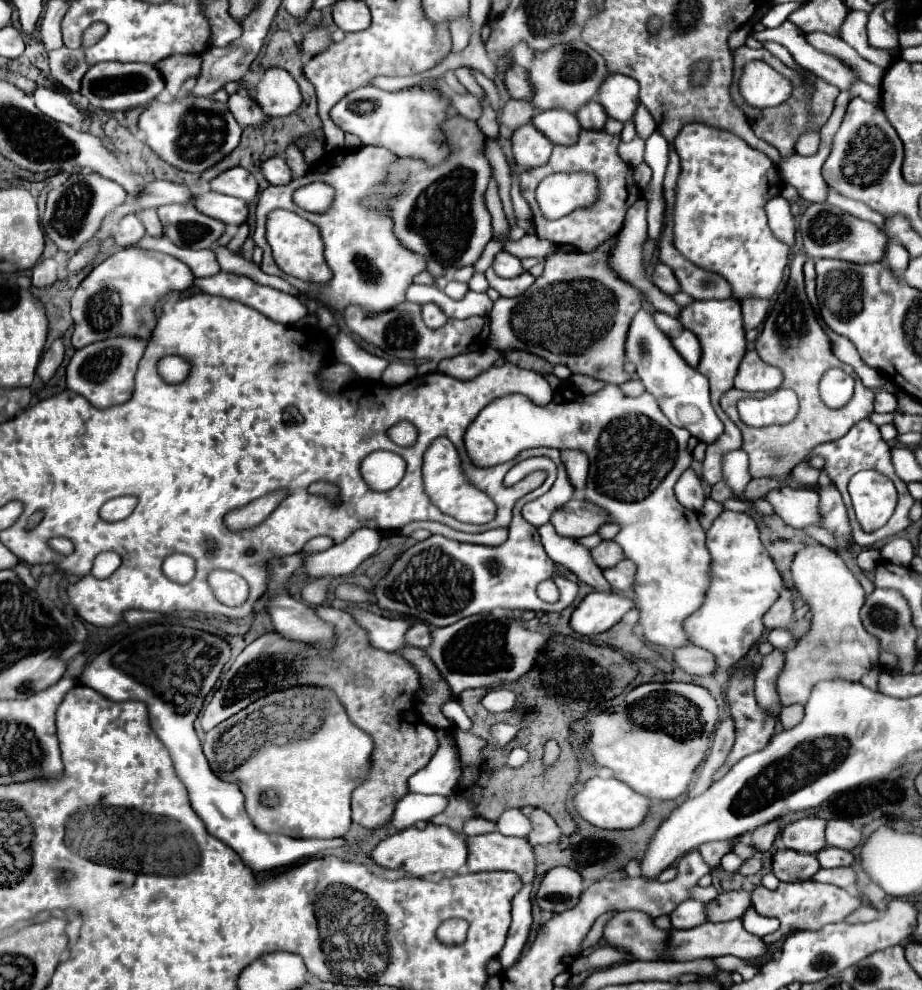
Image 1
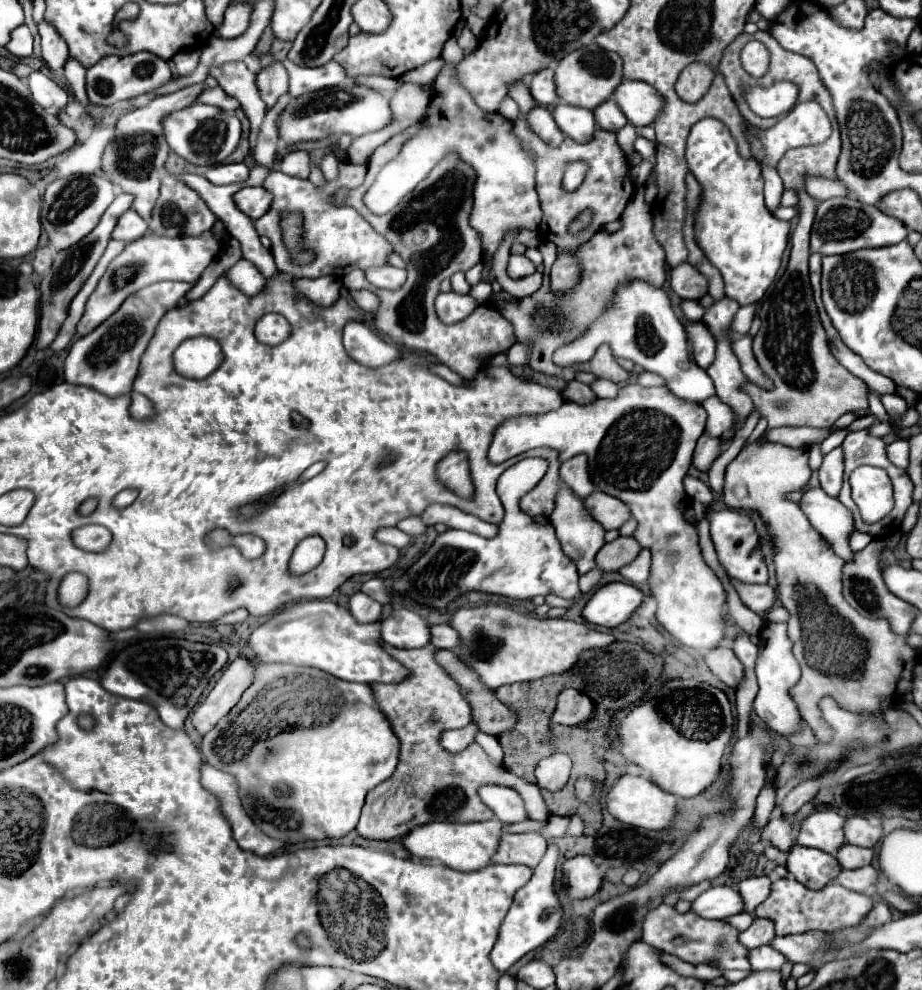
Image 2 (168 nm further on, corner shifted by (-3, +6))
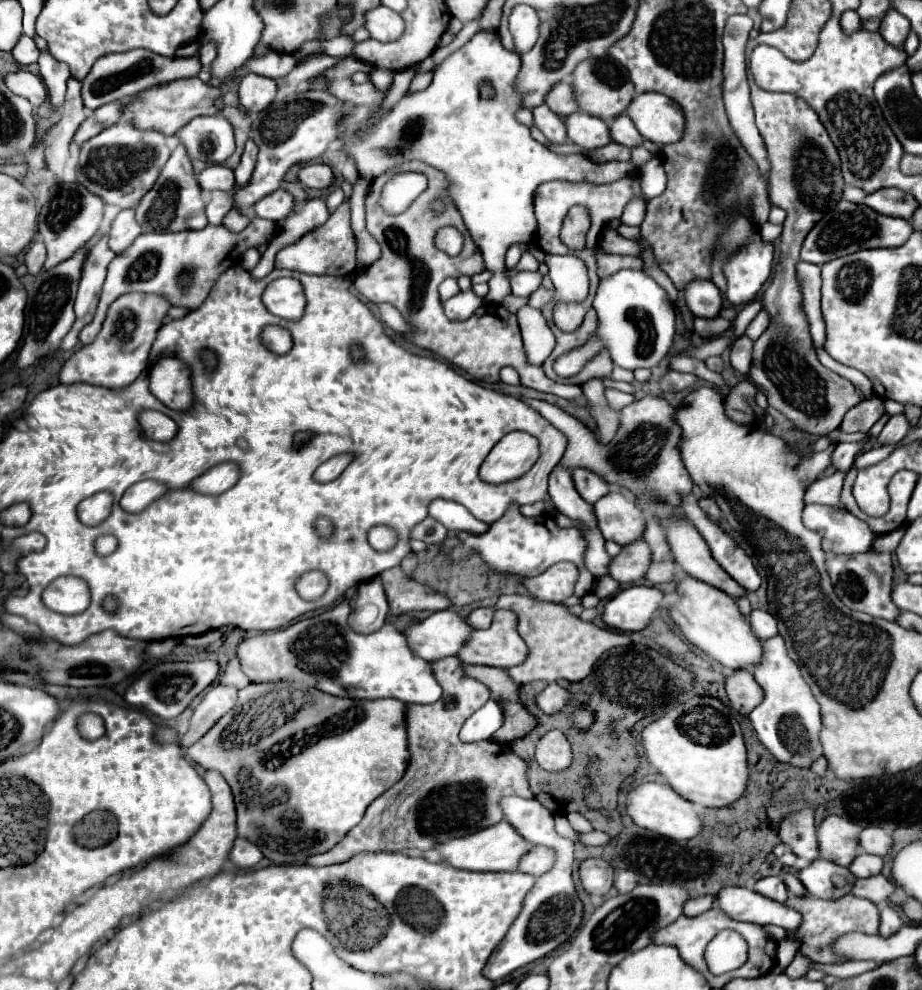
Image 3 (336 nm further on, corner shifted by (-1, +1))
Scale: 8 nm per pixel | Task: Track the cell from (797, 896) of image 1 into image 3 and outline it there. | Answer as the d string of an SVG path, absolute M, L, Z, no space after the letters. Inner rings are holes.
M846 895L838 901L818 901L812 897L790 897L786 905L794 907L796 911L804 915L804 923L800 925L794 937L802 943L802 953L808 955L814 963L836 963L836 959L832 959L832 943L840 939L840 935L854 933L854 931L868 933L868 935L878 933L880 913L878 913L878 907L868 899L860 899L854 895Z

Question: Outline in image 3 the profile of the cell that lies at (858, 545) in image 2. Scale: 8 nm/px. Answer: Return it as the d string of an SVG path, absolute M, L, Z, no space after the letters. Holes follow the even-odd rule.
M900 527L898 531L892 531L892 533L888 533L888 535L882 535L882 537L878 537L876 541L874 541L874 549L876 551L894 551L896 547L898 547L898 543L900 543L900 539L904 537L904 529Z

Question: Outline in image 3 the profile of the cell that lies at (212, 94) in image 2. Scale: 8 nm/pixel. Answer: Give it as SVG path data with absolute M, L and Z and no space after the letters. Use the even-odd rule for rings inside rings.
M188 77L146 89L124 107L124 119L134 123L134 127L140 127L142 131L160 131L162 135L170 137L180 131L180 127L190 123L192 117L216 115L220 107L224 107L224 103L218 87L206 85L198 77Z

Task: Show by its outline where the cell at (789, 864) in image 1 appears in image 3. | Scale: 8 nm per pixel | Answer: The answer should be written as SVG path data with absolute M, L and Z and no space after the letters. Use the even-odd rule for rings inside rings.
M816 859L798 875L812 897L826 901L836 901L848 895L856 883L856 875L852 875L846 867L828 863L824 859Z

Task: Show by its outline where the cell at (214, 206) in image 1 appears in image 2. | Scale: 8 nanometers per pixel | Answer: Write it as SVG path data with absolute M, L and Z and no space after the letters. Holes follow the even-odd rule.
M242 188L234 194L234 204L252 220L258 220L270 208L272 196L264 188Z

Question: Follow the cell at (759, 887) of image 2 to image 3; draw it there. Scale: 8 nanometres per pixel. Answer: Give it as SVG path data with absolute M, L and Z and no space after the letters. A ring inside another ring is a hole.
M780 875L778 877L764 877L764 879L756 881L754 891L762 893L764 897L770 897L774 901L780 901L780 903L784 903L790 897L788 887L784 885L784 879Z

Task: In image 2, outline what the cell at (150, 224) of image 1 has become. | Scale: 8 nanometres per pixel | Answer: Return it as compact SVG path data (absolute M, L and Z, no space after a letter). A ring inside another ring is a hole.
M204 84L186 86L178 92L156 96L148 106L124 114L116 124L116 138L106 146L106 154L102 160L104 174L108 174L112 182L120 184L124 192L136 196L134 210L144 220L150 220L150 210L154 210L154 202L158 200L160 178L164 174L164 162L166 162L166 156L170 150L164 140L160 120L170 112L176 112L176 110L182 110L182 108L194 104L196 98L202 94L202 90L204 90Z

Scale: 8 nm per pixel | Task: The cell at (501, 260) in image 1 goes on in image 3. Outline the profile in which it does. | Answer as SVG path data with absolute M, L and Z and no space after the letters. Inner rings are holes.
M522 271L520 275L514 275L510 279L510 285L512 285L512 293L518 295L518 297L528 297L532 295L532 291L536 291L542 283L542 275L536 271L536 273L530 273L530 271Z

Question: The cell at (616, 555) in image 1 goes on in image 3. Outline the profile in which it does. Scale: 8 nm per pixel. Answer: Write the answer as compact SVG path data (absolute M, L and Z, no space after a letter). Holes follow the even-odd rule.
M636 541L626 545L618 557L614 557L610 565L610 575L622 585L632 585L644 581L648 571L648 563L652 563L652 553L646 541Z

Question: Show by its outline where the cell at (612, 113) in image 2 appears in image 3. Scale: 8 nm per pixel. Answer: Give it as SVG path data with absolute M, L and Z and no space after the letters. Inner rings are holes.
M620 115L616 117L612 123L610 123L610 131L612 131L612 139L620 145L626 145L626 147L638 147L644 143L644 137L636 131L634 123L630 117L626 115Z

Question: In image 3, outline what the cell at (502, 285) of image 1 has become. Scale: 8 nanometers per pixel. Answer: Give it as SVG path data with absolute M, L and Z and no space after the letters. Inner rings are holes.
M544 277L542 287L528 297L528 305L536 307L536 309L542 309L552 299L552 295L554 295L554 285L552 285L552 281L548 277Z

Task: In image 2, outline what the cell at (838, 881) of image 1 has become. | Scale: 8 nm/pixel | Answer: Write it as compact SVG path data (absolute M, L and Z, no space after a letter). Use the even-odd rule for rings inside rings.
M862 866L858 870L842 870L836 876L836 882L840 886L848 888L848 890L864 892L866 888L870 888L870 886L876 884L876 878L878 878L878 872L872 866Z

